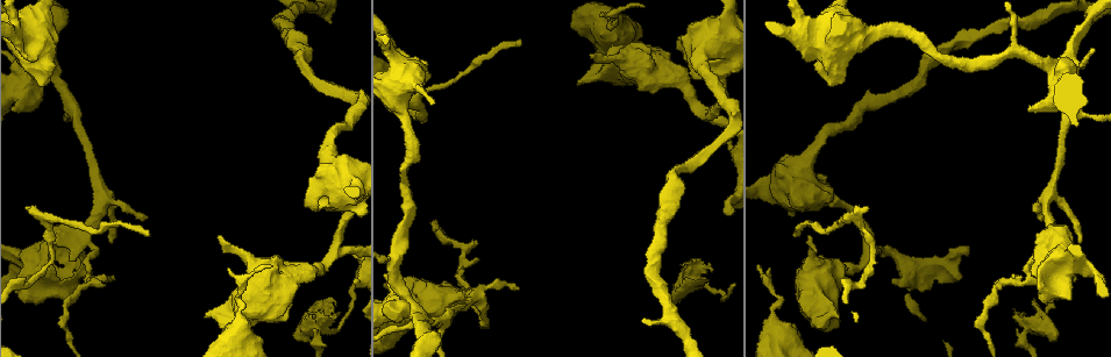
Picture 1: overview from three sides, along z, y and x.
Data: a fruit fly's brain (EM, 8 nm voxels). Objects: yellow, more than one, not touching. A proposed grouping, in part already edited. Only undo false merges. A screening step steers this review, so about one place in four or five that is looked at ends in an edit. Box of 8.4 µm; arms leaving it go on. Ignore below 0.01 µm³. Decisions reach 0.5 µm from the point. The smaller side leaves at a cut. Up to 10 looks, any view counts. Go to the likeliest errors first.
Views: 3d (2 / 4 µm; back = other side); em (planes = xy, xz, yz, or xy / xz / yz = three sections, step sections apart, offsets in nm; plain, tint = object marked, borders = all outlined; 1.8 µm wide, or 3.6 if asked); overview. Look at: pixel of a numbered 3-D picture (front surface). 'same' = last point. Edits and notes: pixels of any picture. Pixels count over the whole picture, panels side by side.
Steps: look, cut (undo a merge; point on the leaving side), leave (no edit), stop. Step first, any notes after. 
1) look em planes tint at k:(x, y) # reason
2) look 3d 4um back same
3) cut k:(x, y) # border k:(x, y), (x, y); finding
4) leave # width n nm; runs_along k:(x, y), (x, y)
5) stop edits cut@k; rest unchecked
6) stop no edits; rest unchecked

look em yz step 16 tint at 1:(1036, 329) # abrupt turn

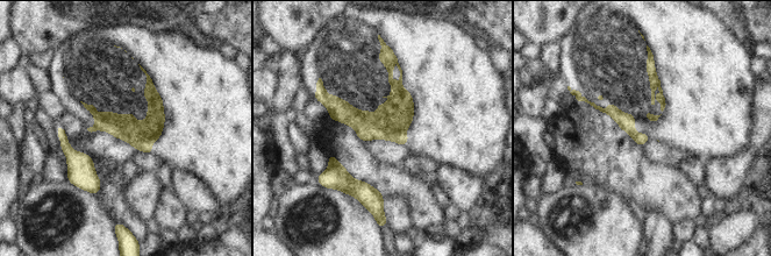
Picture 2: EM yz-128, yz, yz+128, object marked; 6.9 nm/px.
look em planes tint same

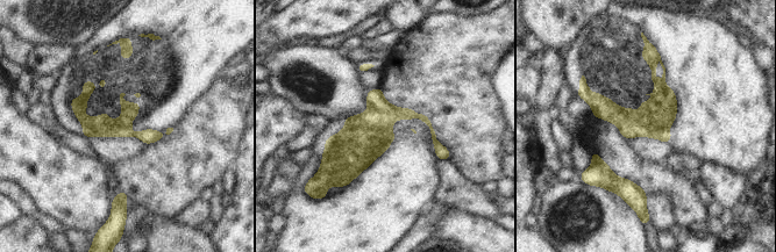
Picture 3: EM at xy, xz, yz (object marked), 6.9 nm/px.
cut 3:(364, 137) # border 3:(385, 101), (383, 107), (369, 103); a second neuron is stuck on

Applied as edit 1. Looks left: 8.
look em planes tint at 1:(400, 308) # looks like a crossing

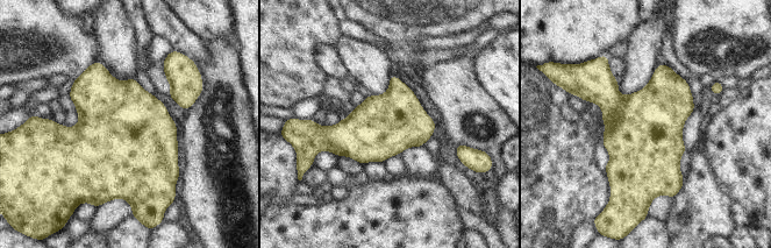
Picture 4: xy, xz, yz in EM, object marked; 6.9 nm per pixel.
leave # width 440 nm; one neuron here

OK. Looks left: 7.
look em planes tint at 1:(677, 78)

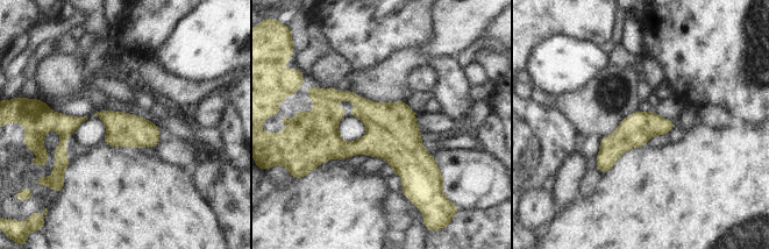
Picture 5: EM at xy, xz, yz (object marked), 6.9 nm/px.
leave # runs_along 5:(312, 122), (336, 147), (397, 147), (435, 172); continuous, no second neuron

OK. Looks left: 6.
look em planes tint at 1:(856, 216) # a fork

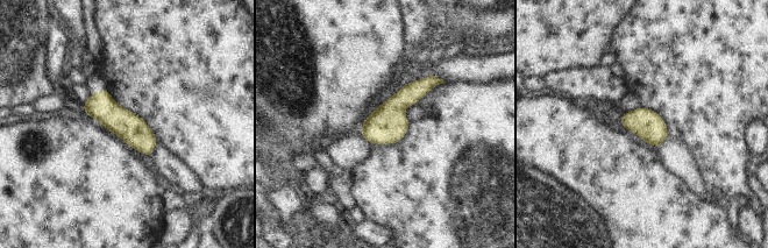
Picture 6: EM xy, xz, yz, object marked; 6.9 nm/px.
leave # width 200 nm; runs_along 6:(87, 104), (106, 110), (149, 150); continuous, no second neuron

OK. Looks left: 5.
stop edits cut@3; rest unchecked

